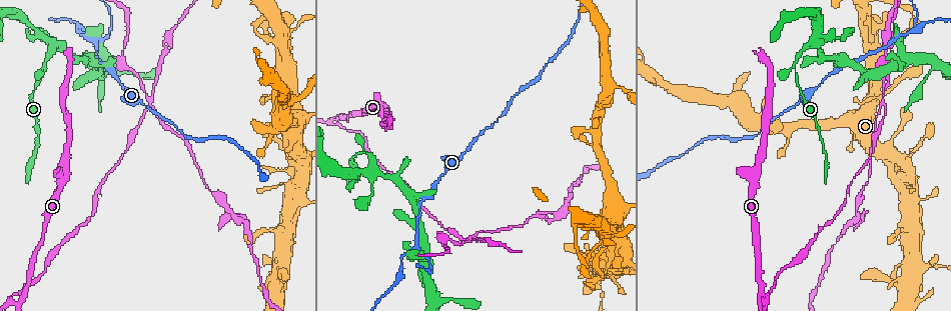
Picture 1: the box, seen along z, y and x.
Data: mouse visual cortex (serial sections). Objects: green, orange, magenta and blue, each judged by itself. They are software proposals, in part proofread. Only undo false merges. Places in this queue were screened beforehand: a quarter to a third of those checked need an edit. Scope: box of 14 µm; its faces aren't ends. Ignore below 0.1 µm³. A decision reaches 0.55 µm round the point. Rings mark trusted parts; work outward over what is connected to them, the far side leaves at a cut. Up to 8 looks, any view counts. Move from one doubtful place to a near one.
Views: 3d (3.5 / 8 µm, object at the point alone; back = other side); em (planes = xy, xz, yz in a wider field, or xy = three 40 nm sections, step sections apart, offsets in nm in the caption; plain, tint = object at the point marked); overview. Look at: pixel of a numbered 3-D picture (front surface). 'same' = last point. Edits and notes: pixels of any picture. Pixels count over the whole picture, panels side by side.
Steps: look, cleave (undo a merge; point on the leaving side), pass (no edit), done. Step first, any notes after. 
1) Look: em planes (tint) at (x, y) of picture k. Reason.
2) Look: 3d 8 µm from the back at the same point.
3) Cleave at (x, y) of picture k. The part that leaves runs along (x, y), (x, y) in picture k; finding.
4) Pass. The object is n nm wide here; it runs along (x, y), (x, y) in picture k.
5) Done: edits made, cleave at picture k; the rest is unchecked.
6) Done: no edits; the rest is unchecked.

Look: 3d 3.5 µm at (919, 264) of picture 1.

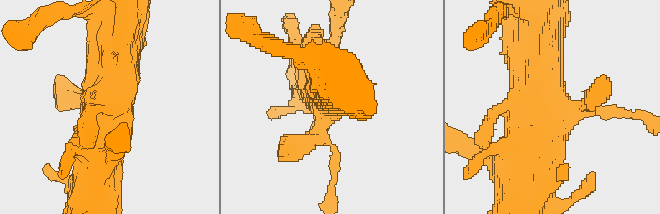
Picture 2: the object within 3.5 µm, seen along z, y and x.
Look: em xy step 5 (tint) at (323, 111) of picture 2. Shape alone is not enough.

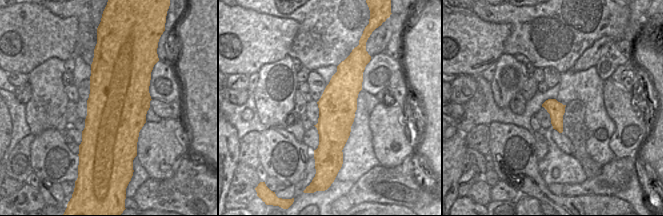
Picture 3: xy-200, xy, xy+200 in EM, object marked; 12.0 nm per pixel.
Pass. It runs along (110, 84), (94, 201) in picture 2; all the same cell.

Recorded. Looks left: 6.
Look: 3d 3.5 µm at (98, 42) of picture 1. Arms part here.

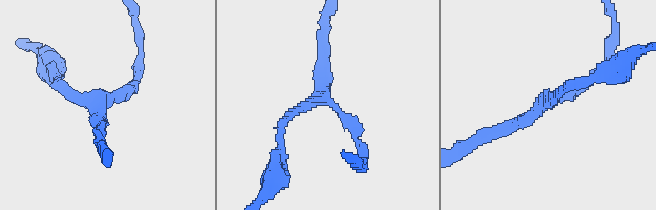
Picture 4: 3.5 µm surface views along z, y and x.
Look: em planes (tint) at (546, 103) of picture 4. 3 arms meet here; the arms are 150, 200, 200 nm wide.

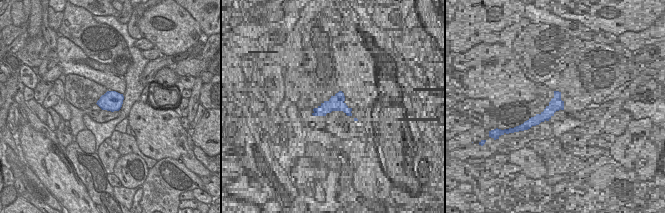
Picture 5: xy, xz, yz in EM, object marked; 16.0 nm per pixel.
Look: em xy step 5 (tint) at the same point. Another direction.

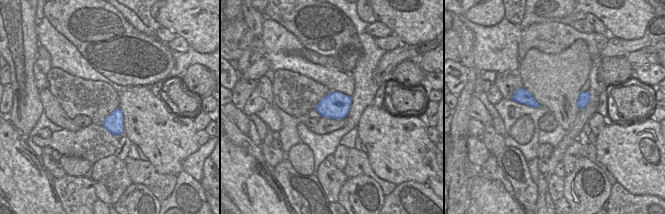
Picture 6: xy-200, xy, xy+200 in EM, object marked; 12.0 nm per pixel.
Pass. It runs along (490, 133), (585, 81) in picture 4; all the same cell.

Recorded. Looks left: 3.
Look: 3d 3.5 µm at (364, 149) of picture 1.

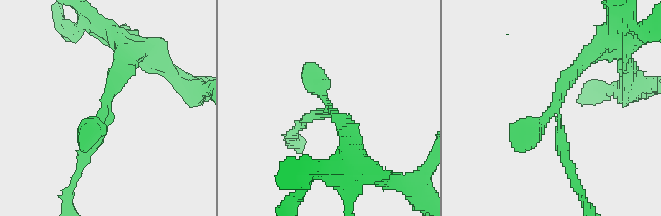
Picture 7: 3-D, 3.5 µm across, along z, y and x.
Look: em xy step 3 (tint) at (106, 112) of picture 7.

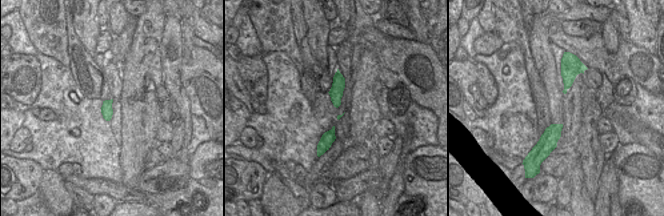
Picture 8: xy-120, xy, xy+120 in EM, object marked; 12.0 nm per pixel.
Cleave at (318, 77) of picture 7. The part that leaves runs along (329, 114), (348, 129), (351, 152) in picture 7; a second cell is stuck on.

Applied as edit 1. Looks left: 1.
Look: 3d 3.5 µm at (21, 295) of picture 1. Sharp bend.

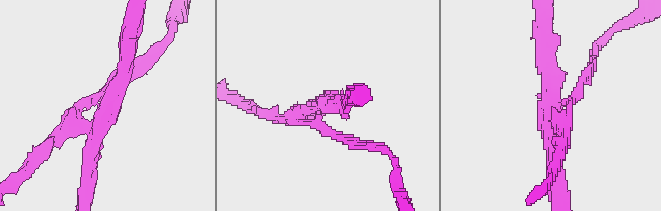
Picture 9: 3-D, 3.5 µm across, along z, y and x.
Cleave at (47, 142) of picture 9. The arms are 150, 200, 200 nm wide; the part that leaves runs along (319, 115), (328, 133), (384, 148) in picture 9; two cells meet here.

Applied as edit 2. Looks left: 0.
Done: edits made, cleave at picture 7, cleave at picture 9; the rest is unchecked.

